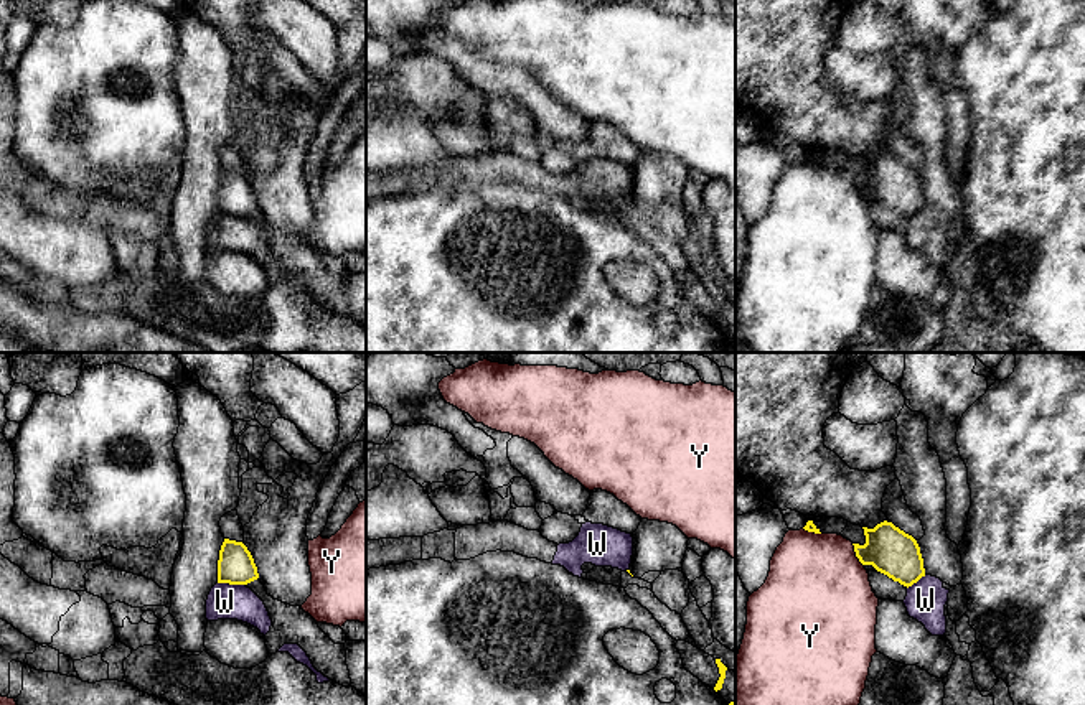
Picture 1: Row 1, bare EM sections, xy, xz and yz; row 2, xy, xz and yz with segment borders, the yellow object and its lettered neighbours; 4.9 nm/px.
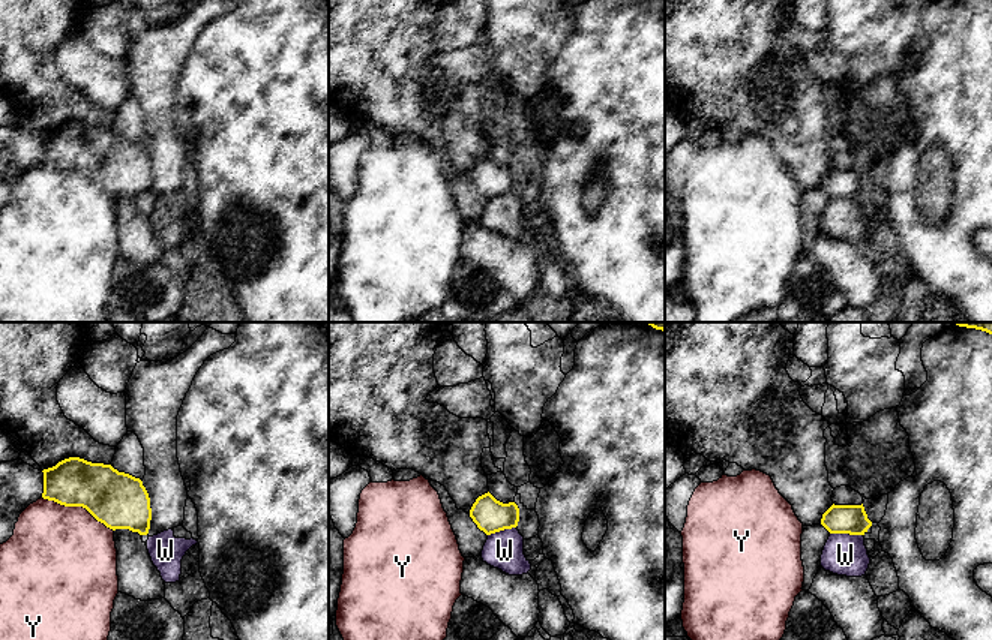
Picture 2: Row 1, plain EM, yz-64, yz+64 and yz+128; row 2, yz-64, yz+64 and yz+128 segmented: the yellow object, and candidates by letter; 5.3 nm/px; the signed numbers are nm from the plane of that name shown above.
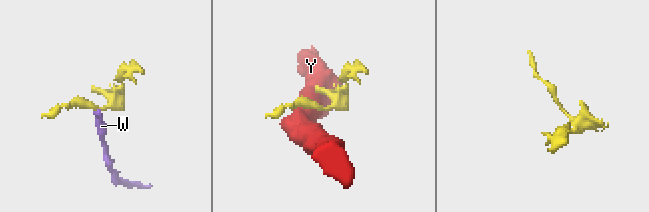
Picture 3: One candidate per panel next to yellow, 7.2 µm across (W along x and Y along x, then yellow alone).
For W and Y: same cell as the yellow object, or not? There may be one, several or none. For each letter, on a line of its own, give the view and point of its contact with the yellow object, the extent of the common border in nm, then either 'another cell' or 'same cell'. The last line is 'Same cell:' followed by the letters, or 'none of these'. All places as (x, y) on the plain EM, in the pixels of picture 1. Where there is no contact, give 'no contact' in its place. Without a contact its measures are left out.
W: meets yellow in xy at (231, 214); contact 140 nm long; another cell
Y: meets yellow in yz at (856, 186); contact 130 nm long; another cell
Same cell: none of these

